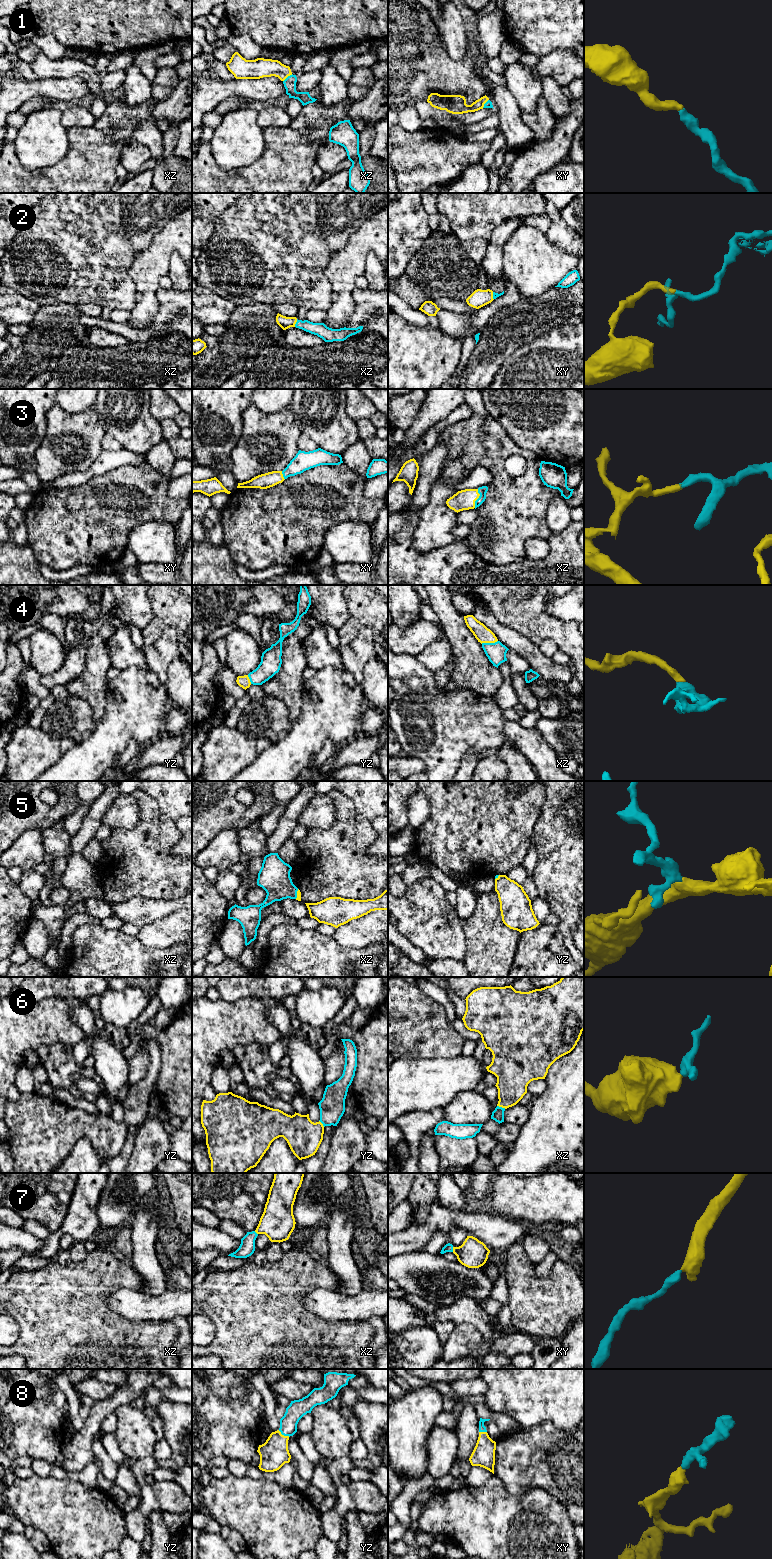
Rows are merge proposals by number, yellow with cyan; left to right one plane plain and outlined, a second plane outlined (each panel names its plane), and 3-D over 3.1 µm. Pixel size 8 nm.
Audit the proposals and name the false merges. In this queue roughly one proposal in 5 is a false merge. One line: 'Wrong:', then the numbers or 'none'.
Wrong: none

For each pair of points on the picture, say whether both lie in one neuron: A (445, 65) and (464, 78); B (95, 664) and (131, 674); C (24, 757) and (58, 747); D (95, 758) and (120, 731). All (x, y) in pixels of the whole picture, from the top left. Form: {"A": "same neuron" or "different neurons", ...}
{"A": "same neuron", "B": "different neurons", "C": "same neuron", "D": "same neuron"}

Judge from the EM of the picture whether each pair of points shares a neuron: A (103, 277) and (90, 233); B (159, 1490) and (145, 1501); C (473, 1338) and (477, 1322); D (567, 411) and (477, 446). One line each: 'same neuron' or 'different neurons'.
A: same neuron
B: different neurons
C: different neurons
D: different neurons

